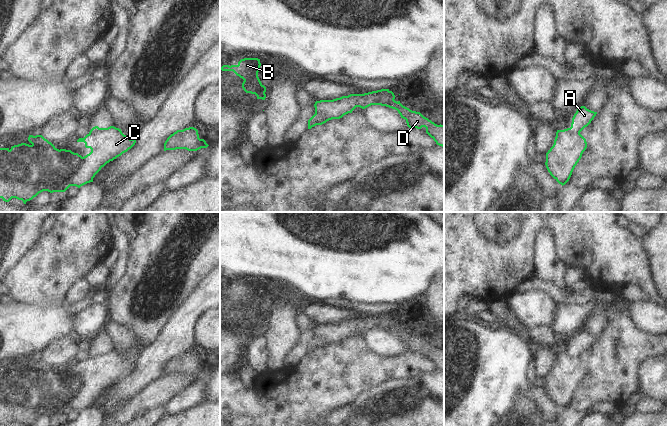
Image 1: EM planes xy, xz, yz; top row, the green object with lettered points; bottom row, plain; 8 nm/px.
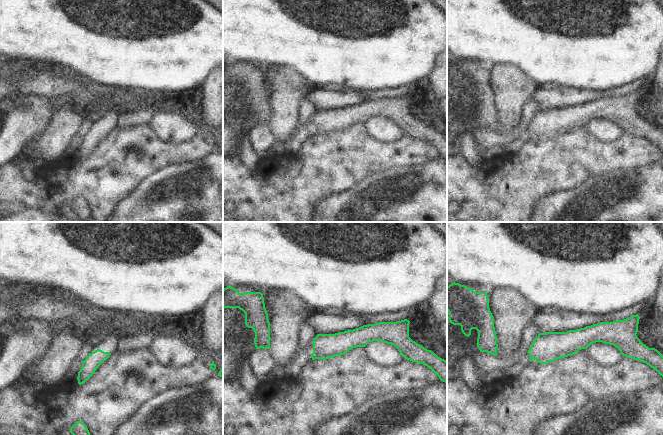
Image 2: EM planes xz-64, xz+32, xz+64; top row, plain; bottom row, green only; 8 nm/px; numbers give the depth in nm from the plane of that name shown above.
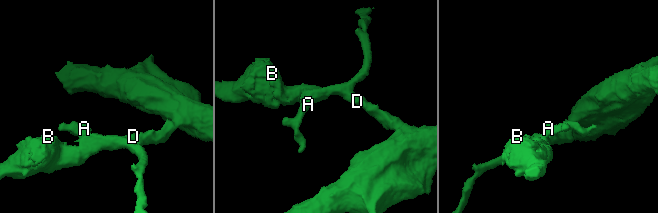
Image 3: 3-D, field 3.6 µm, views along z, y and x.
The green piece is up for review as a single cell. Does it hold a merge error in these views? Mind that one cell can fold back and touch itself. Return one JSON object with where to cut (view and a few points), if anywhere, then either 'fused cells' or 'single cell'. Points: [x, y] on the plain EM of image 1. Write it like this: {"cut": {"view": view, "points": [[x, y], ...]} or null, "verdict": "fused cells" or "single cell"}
{"cut": {"view": "yz", "points": [[569, 352], [571, 356], [579, 358]]}, "verdict": "fused cells"}

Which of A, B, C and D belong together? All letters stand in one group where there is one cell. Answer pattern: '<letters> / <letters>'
A / B C D

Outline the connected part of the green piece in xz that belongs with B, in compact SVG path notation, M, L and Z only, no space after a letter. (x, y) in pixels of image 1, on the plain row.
M244 282L241 283L237 289L223 289L220 294L233 295L244 304L242 312L246 317L255 318L257 323L265 324L266 311L261 307L258 301L260 290L260 283Z

